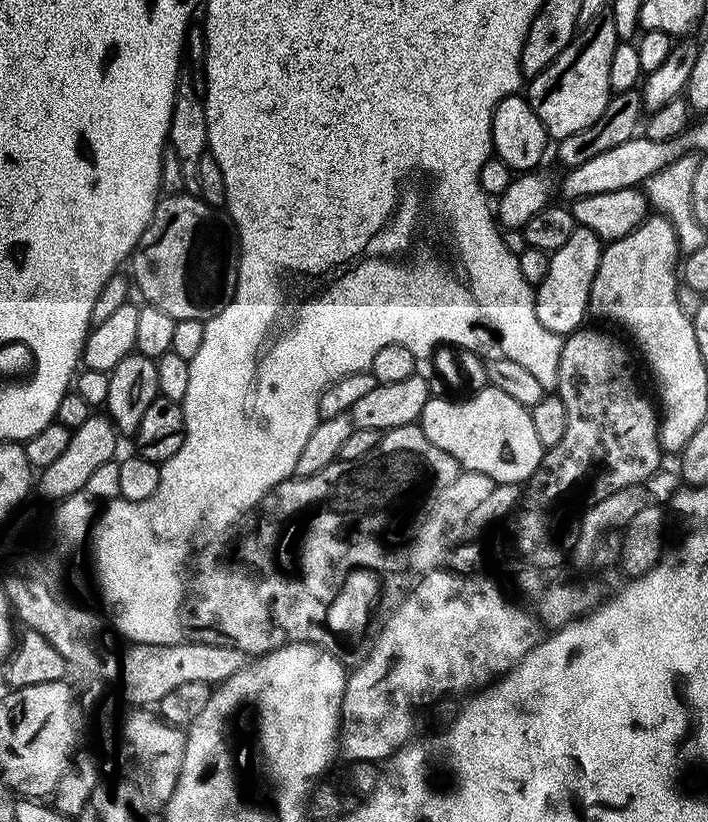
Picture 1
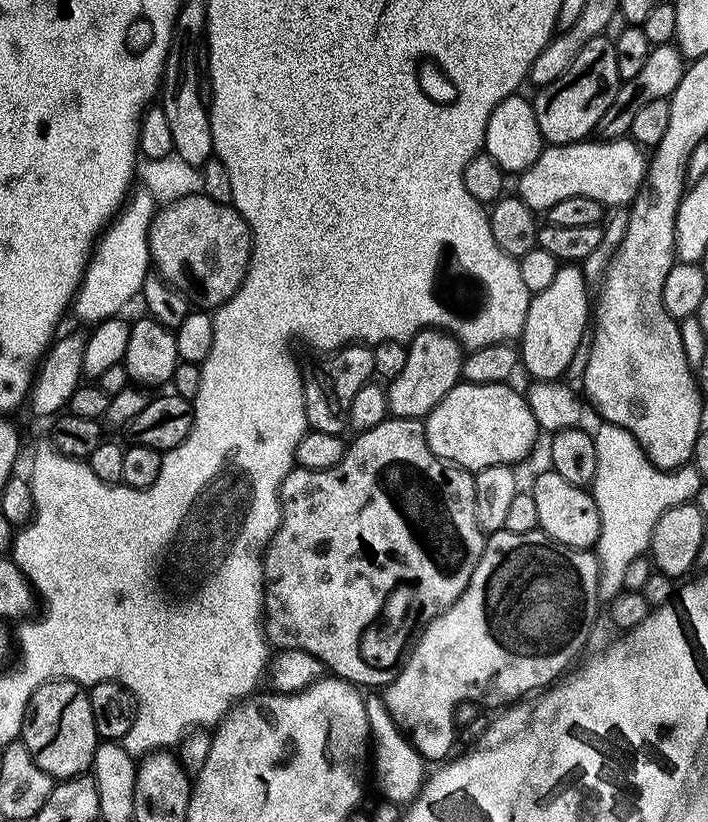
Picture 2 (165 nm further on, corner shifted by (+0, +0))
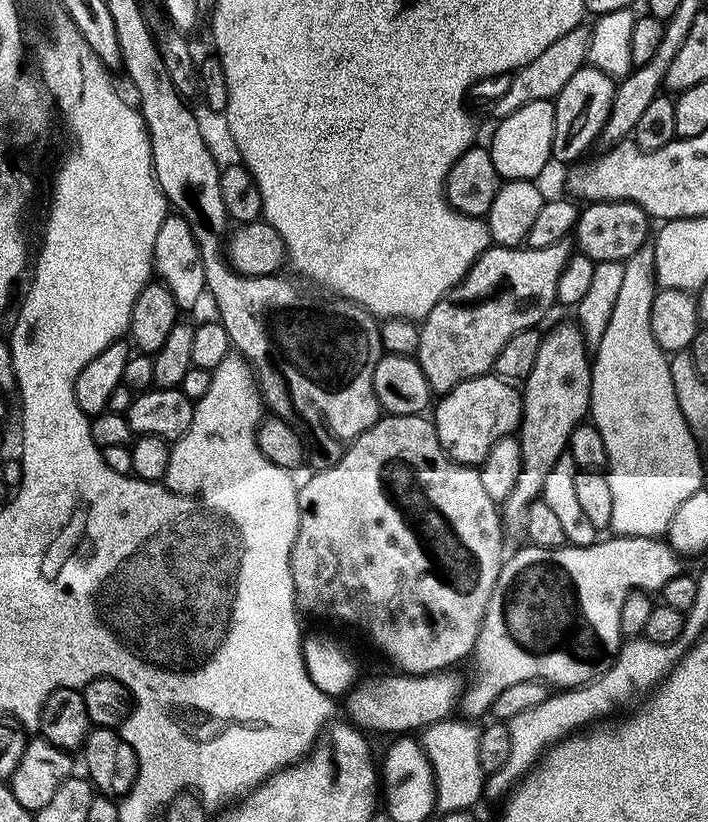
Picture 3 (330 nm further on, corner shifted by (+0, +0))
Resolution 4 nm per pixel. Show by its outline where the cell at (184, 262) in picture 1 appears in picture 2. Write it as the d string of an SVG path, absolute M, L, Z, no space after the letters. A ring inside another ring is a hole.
M203 194L182 197L157 211L148 231L148 254L155 271L173 288L195 303L197 300L201 309L215 310L240 289L246 278L252 231L231 204L219 204Z

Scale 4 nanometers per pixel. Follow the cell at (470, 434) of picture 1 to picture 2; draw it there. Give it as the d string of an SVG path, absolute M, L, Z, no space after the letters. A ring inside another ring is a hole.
M458 383L446 394L446 398L442 398L442 402L438 402L438 406L434 406L434 410L428 413L423 426L430 450L434 450L438 458L450 464L457 464L459 468L466 468L473 474L499 464L516 466L519 460L527 458L528 451L536 444L538 434L534 414L531 413L525 397L520 392L516 393L508 384Z

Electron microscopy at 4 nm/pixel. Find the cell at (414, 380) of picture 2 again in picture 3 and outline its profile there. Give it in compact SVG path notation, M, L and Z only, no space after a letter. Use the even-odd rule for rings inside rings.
M559 242L544 249L489 246L472 264L464 279L428 311L420 324L420 341L414 359L422 366L433 393L453 392L462 382L489 375L496 367L498 354L502 354L502 346L524 328L535 328L541 323L539 320L551 310L552 304L557 303L558 274L570 255L566 244Z

